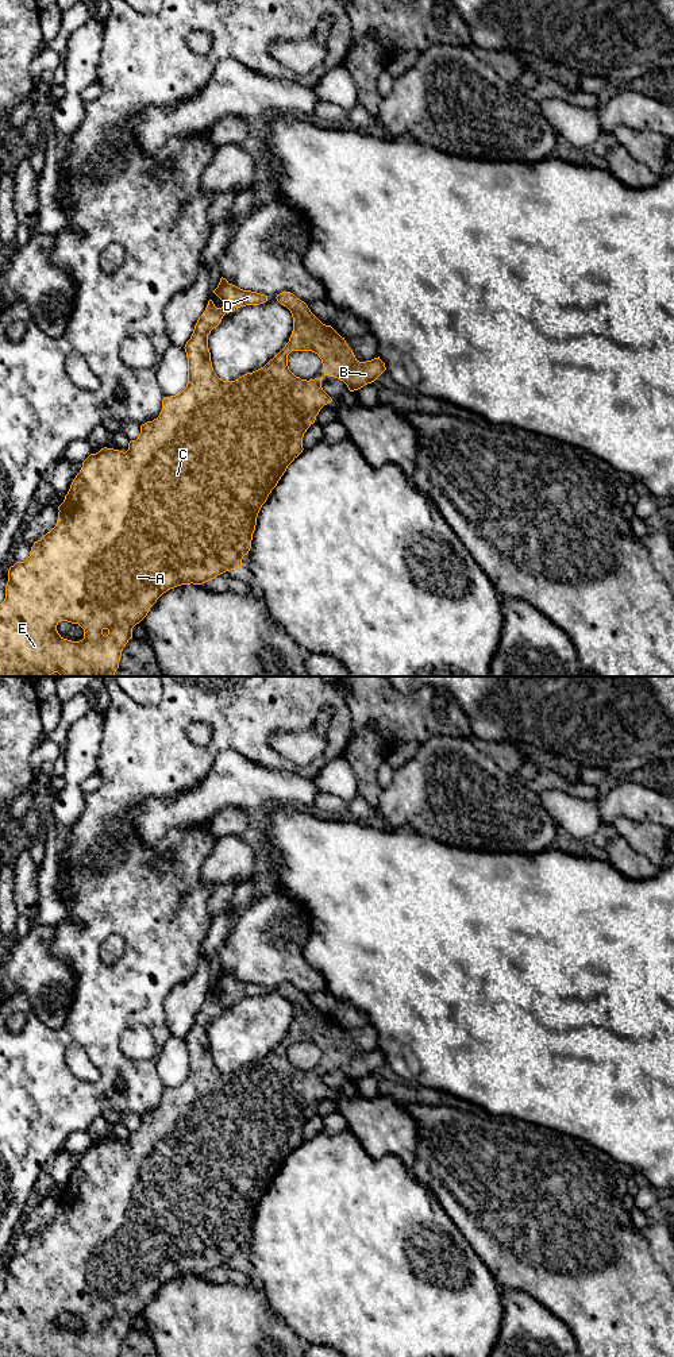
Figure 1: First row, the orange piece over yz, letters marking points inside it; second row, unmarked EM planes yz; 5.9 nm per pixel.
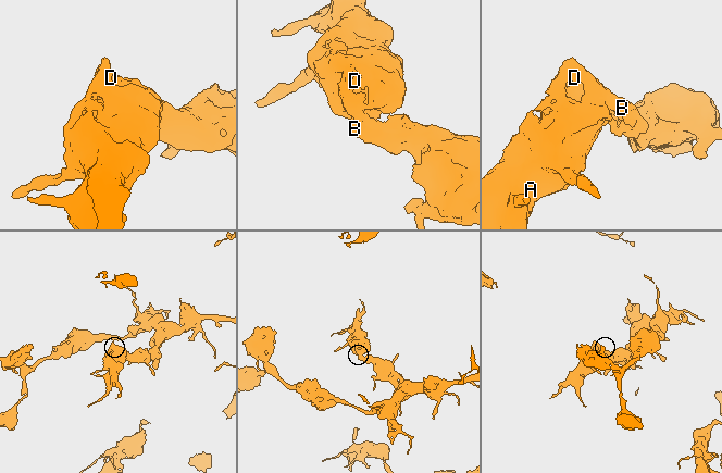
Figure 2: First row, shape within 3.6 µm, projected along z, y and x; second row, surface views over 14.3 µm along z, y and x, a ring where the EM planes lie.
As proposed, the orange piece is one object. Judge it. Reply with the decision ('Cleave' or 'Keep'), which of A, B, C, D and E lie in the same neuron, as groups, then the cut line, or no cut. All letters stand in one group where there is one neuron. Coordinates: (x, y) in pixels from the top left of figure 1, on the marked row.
Keep. Groups: A B C D E. No split

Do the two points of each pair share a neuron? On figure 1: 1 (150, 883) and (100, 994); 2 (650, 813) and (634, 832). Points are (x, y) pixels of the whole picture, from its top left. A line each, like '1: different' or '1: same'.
1: same
2: different

